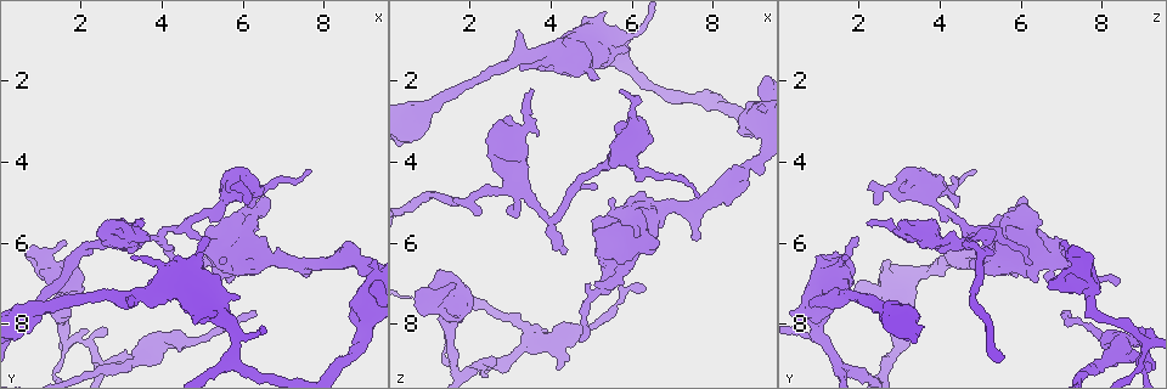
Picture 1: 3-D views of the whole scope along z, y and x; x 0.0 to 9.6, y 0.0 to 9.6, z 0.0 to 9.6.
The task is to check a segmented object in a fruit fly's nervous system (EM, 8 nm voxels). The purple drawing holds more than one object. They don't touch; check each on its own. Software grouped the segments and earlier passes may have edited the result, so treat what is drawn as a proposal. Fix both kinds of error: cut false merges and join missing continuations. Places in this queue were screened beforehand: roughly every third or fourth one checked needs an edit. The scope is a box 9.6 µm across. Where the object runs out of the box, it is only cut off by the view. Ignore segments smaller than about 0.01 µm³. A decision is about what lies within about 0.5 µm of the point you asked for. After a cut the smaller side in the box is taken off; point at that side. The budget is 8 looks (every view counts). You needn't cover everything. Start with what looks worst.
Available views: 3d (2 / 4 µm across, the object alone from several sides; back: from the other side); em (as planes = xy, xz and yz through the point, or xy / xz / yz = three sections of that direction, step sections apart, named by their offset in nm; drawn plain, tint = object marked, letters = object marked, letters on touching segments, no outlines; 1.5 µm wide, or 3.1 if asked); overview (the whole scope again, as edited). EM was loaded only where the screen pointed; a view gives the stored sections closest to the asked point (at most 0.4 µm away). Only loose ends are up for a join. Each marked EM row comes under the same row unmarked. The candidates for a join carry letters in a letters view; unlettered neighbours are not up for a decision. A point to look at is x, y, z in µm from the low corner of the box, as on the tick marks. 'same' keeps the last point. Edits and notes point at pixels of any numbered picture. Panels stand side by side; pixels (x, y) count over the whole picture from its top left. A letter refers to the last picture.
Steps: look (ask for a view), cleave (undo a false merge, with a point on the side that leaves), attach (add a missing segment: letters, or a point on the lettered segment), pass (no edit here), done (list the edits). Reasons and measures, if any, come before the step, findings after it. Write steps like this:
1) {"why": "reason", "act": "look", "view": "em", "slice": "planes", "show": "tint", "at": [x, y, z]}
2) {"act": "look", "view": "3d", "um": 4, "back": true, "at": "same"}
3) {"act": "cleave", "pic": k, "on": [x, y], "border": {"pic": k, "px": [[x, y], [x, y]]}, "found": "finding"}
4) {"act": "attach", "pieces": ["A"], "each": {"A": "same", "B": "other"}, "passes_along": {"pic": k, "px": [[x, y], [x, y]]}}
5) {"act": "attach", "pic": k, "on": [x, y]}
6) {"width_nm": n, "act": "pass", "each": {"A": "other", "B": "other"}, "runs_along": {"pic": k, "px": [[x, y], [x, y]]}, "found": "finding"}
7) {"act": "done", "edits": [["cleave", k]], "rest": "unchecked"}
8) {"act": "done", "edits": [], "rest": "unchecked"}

{"why": "free end", "act": "look", "view": "3d", "um": 4, "at": [3.50, 5.60, 2.20]}

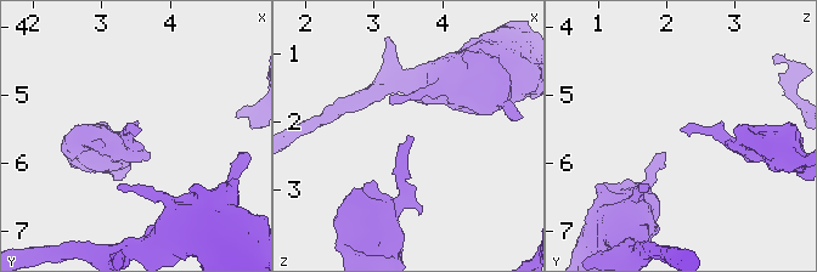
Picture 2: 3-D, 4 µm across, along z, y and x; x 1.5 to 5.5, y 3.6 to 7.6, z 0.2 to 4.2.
{"why": "now the EM", "act": "look", "view": "em", "slice": "planes", "show": "letters", "at": [3.55, 5.55, 2.20]}

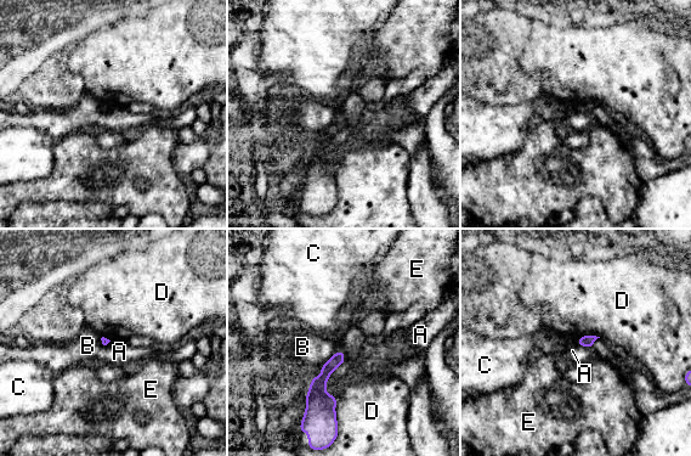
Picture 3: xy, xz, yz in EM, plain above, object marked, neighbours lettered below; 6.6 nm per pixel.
{"act": "pass", "each": {"A": "other", "B": "other", "C": "other", "D": "other", "E": "other"}, "border": {"pic": 3, "px": [[576, 341], [582, 347]]}, "found": "no lettered segment goes on from it"}

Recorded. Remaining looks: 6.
{"why": "an open end", "act": "look", "view": "em", "slice": "xy", "step": 4, "show": "tint", "at": [4.30, 6.50, 6.30]}

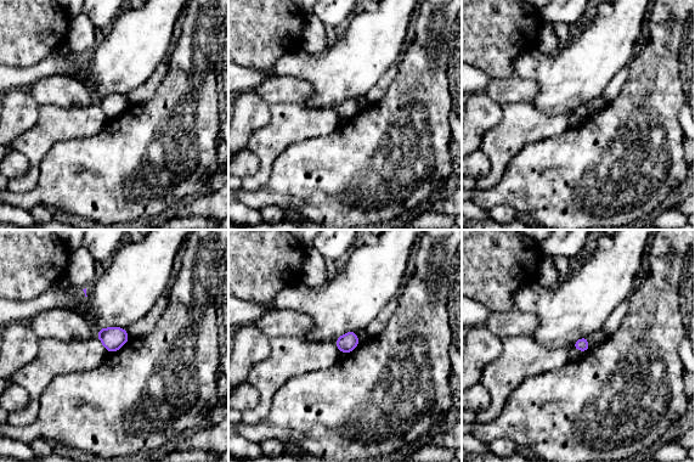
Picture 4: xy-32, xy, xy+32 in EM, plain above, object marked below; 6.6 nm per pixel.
{"why": "see the neighbours", "act": "look", "view": "em", "slice": "xy", "step": 4, "show": "letters", "at": "same"}

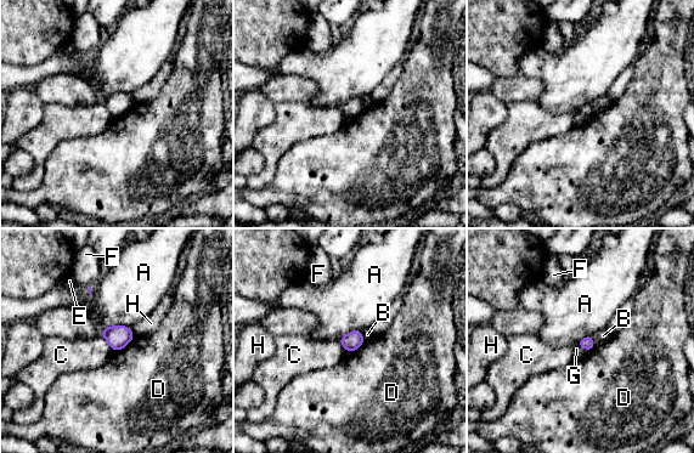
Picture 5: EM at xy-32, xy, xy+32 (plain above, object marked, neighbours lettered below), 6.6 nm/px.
{"act": "pass", "each": {"A": "other", "B": "other", "C": "other", "D": "other", "E": "other", "F": "other", "G": "other", "H": "other"}, "border": {"pic": 5, "px": [[577, 344], [588, 350]]}, "found": "no lettered segment goes on from it"}

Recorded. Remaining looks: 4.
{"why": "a fork", "act": "look", "view": "3d", "um": 4, "back": true, "at": [2.55, 8.95, 8.90]}

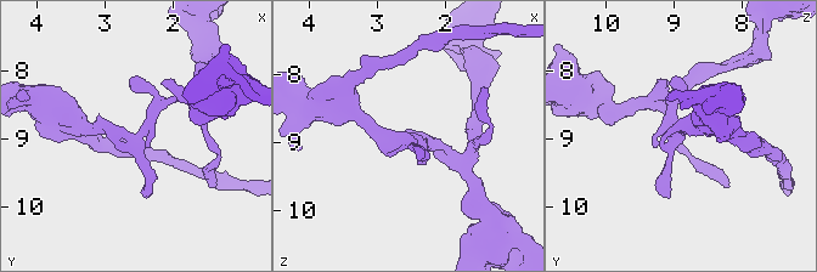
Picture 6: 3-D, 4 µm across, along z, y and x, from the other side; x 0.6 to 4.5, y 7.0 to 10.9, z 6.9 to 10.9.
{"arms": 3, "act": "look", "view": "em", "slice": "xy", "step": 4, "show": "tint", "at": [2.55, 8.95, 8.90]}

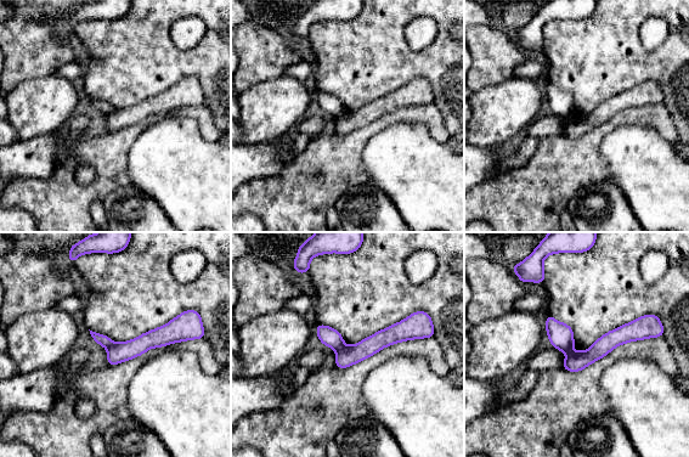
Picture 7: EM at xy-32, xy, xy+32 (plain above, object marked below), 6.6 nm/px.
{"act": "look", "view": "em", "slice": "xy", "step": 4, "show": "letters", "at": "same"}

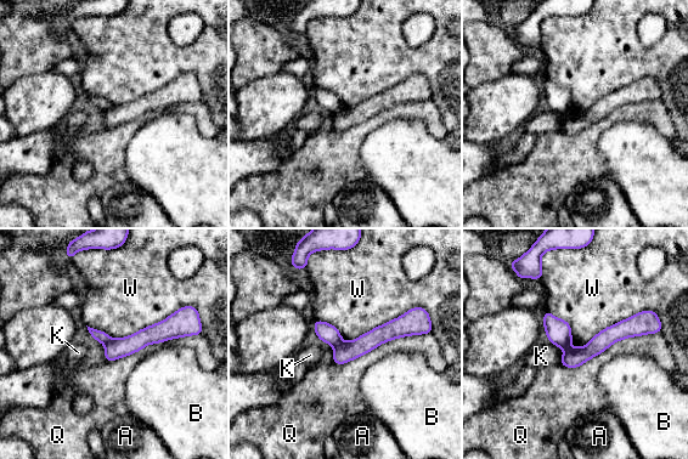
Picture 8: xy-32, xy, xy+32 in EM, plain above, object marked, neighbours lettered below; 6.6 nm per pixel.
{"longest_contact_nm": ["W", 750], "act": "cleave", "pic": 8, "on": [326, 332], "each": {"A": "other", "B": "other", "K": "other", "Q": "other", "W": "other"}, "border": {"pic": 8, "px": [[342, 341], [334, 347]]}, "found": "two neurons meet here"}

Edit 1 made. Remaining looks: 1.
{"act": "done", "edits": [["cleave", 8]], "rest": "unchecked"}

